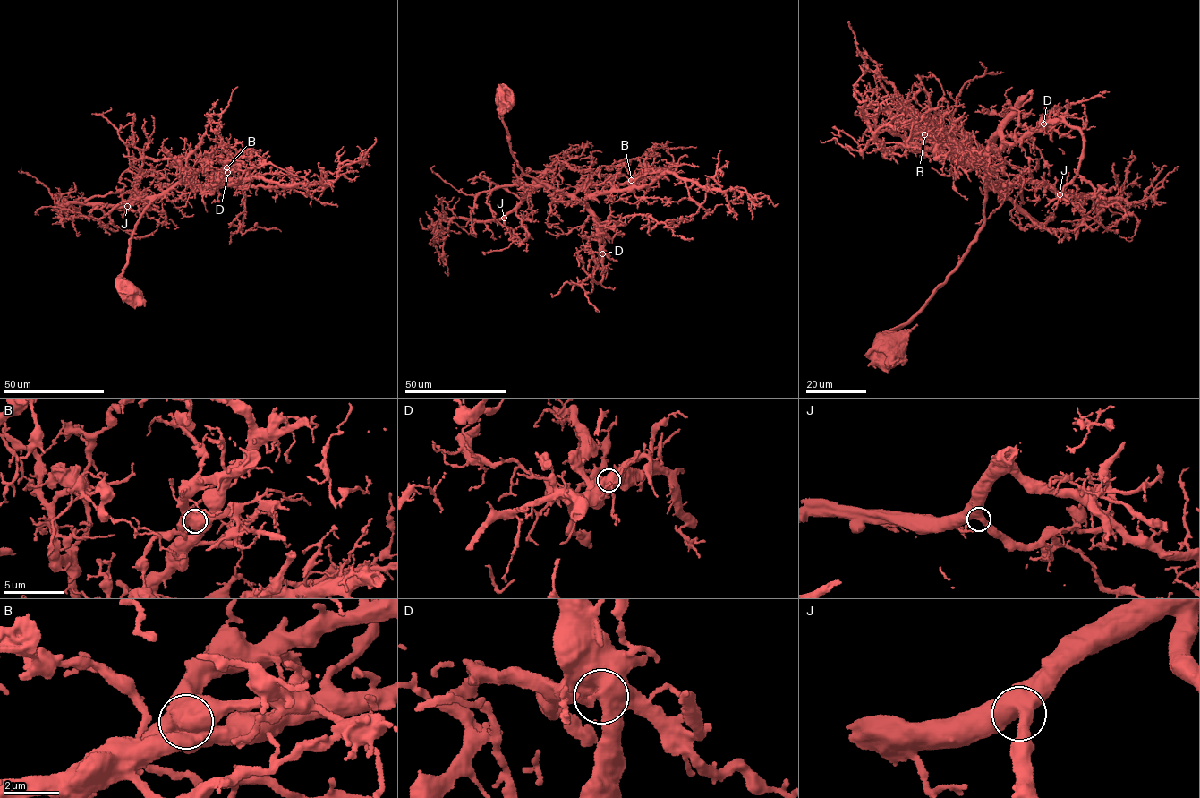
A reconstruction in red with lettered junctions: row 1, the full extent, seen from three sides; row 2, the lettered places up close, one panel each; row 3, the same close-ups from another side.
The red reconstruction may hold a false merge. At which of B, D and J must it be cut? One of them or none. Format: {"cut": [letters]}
{"cut": ["B"]}

